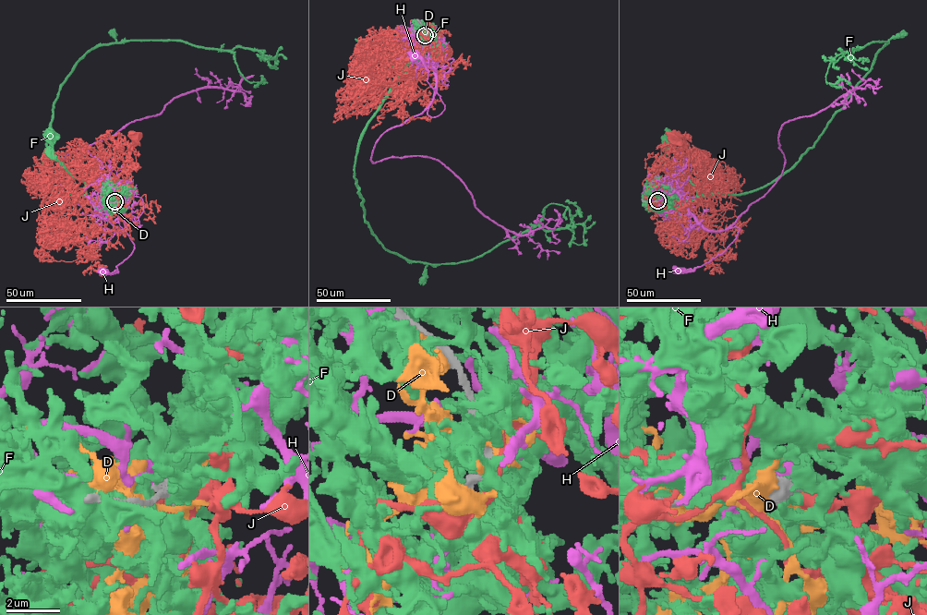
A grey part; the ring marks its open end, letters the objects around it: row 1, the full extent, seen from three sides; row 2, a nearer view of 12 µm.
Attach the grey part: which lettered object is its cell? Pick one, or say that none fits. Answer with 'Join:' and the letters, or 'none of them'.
Join: none of them

